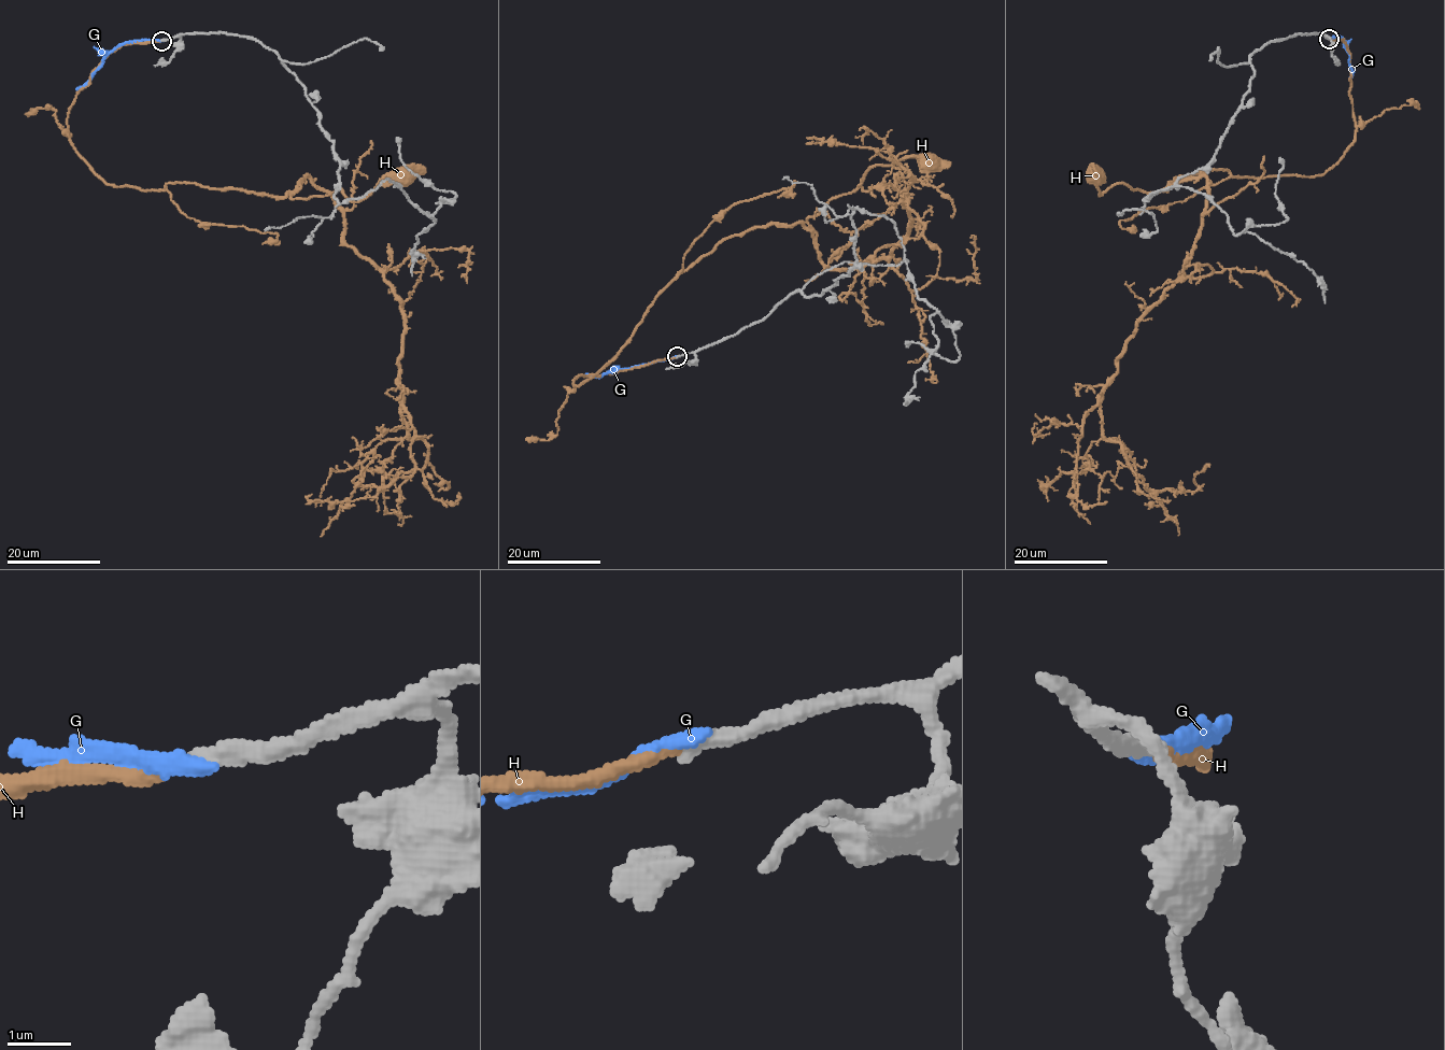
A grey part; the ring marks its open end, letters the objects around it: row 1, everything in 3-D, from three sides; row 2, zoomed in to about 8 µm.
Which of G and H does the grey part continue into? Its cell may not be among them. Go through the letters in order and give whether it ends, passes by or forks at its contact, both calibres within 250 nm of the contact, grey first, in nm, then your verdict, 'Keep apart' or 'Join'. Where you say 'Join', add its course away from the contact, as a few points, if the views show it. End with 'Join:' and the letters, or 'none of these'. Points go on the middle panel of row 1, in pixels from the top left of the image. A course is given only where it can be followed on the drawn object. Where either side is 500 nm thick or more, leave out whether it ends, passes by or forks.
G: It ends there. Thickness 280 nm (grey) against 240 nm. Keep apart
H: It ends there. Thickness 240 nm (grey) against 190 nm. Join. Its course: (676, 356), (572, 382), (591, 379), (679, 271), (724, 240), (774, 223), (807, 227), (873, 166), (929, 162)
Join: H

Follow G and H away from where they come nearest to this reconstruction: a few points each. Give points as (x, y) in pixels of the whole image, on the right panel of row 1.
G: (1330, 39), (1343, 39), (1353, 72), (1349, 80)
H: (1330, 39), (1349, 55), (1356, 131), (1323, 173), (1216, 169), (1157, 193), (1122, 183), (1100, 195), (1095, 174)

